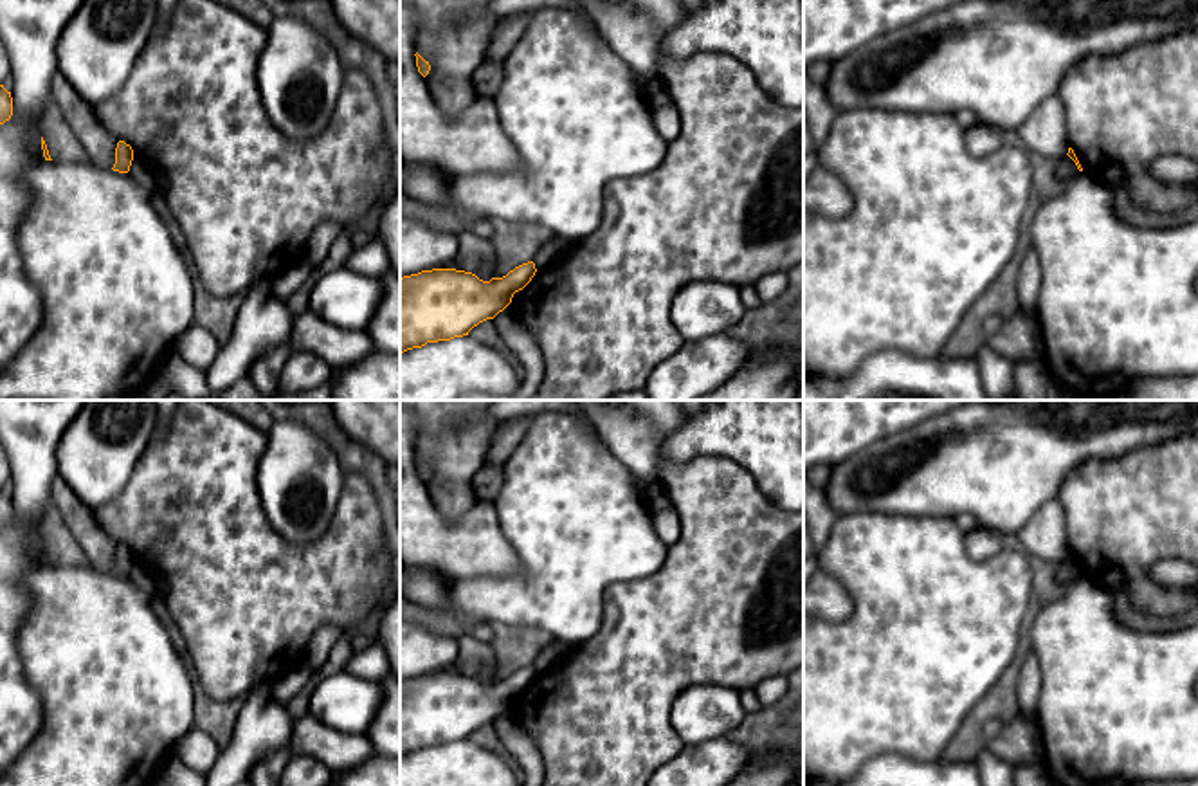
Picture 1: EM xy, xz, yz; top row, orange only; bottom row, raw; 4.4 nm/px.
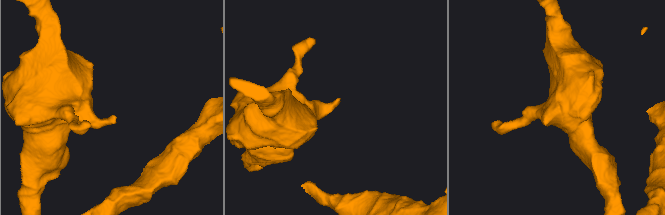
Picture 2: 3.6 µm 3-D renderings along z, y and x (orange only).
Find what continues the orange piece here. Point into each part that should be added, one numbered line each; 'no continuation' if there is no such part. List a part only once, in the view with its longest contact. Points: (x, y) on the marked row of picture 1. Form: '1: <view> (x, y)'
no continuation

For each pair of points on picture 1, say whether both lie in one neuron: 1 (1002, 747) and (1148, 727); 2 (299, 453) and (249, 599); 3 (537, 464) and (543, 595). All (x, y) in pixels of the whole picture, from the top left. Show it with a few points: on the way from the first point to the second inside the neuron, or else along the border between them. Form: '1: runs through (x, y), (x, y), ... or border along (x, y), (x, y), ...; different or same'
1: border along (1034, 723), (1042, 741), (1042, 759); different
2: border along (258, 487), (262, 509), (280, 536), (314, 541); different
3: runs through (543, 496), (543, 563); same

